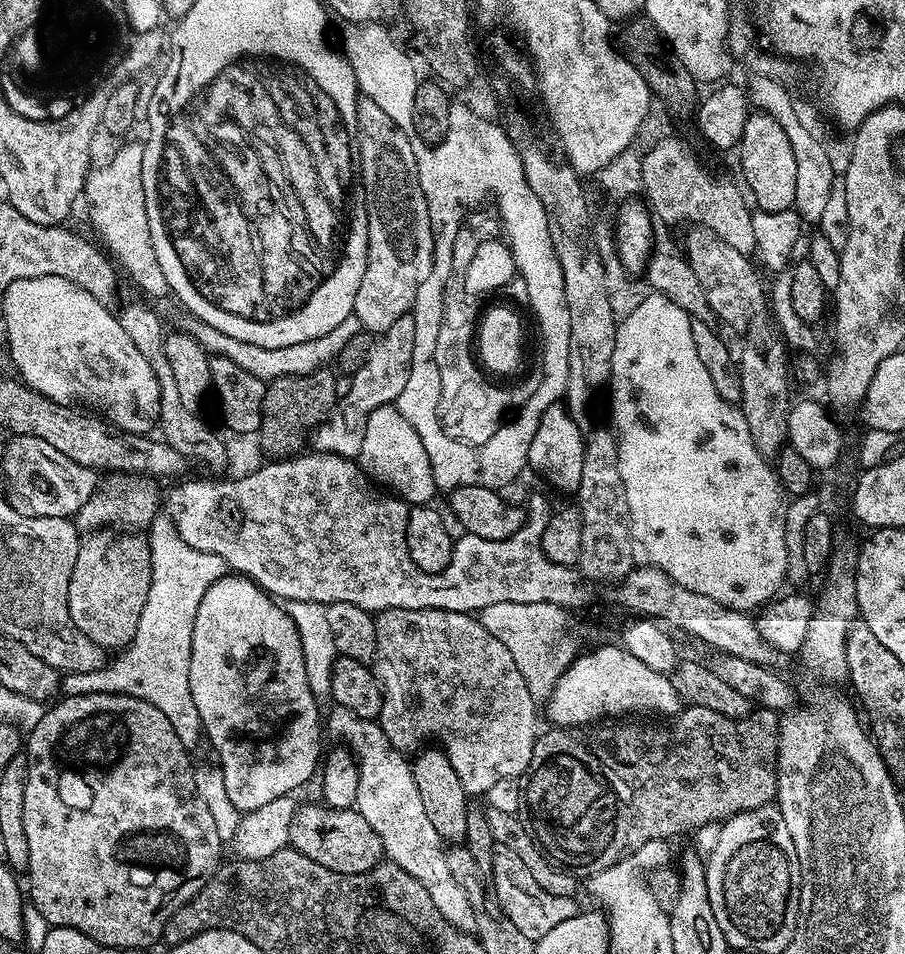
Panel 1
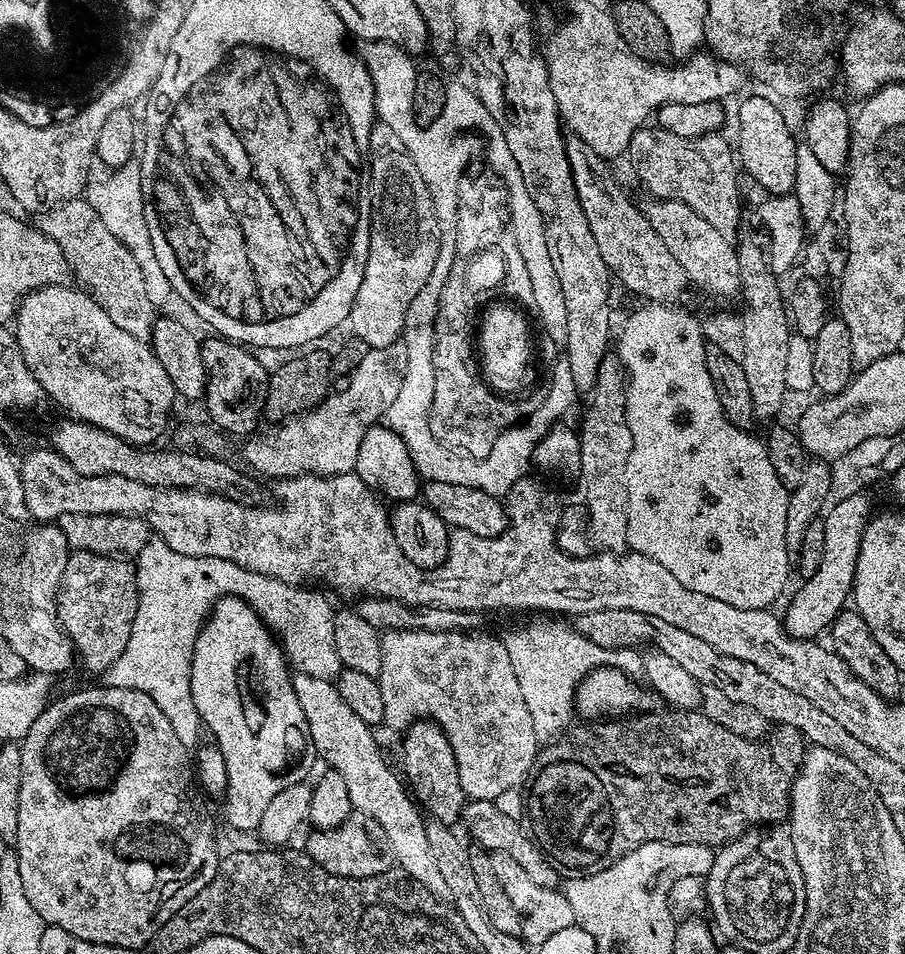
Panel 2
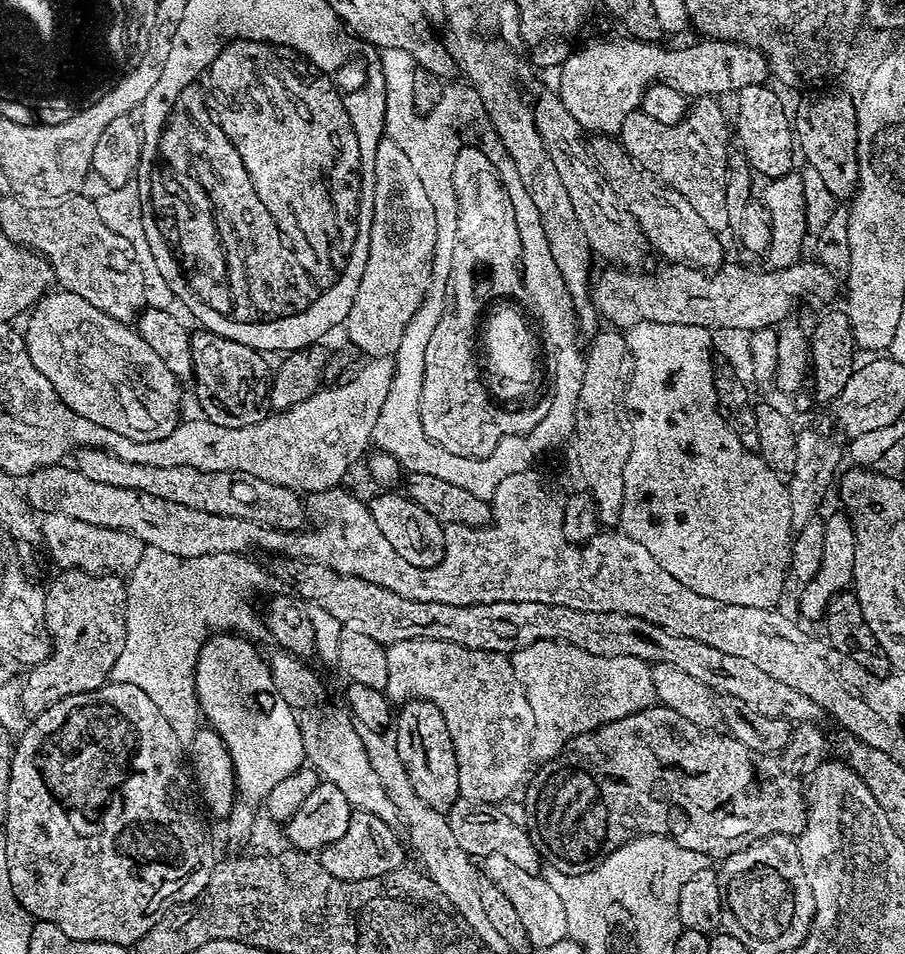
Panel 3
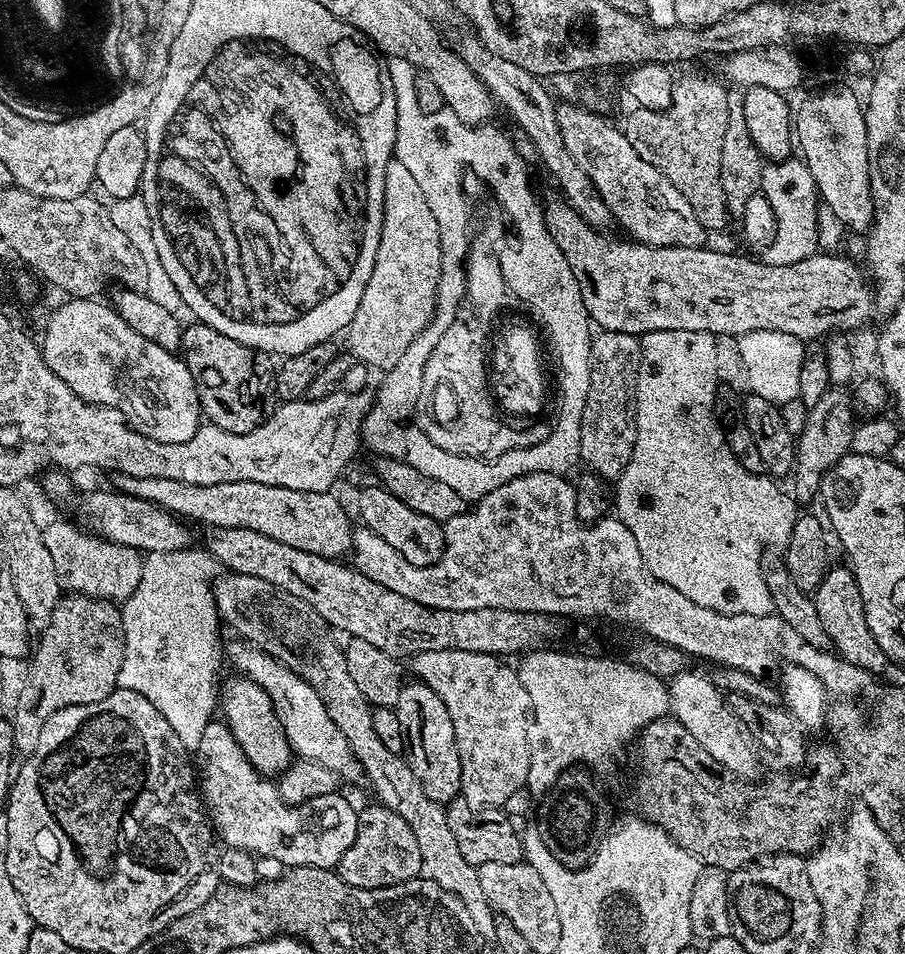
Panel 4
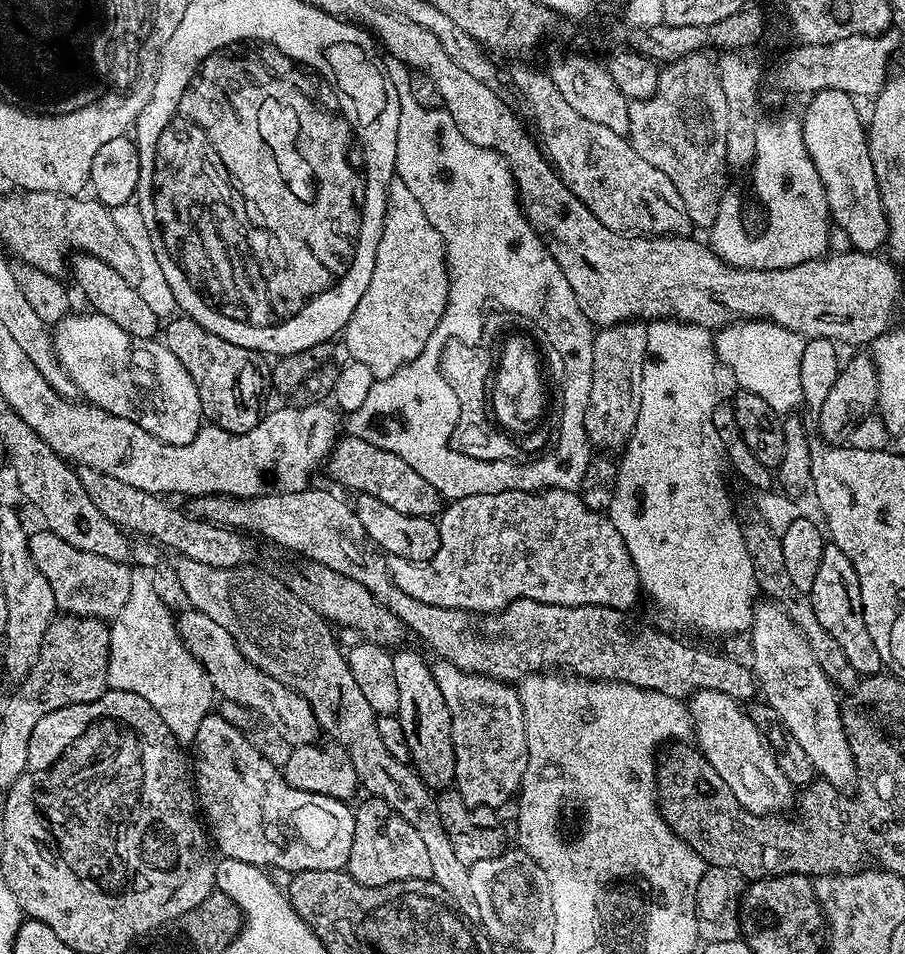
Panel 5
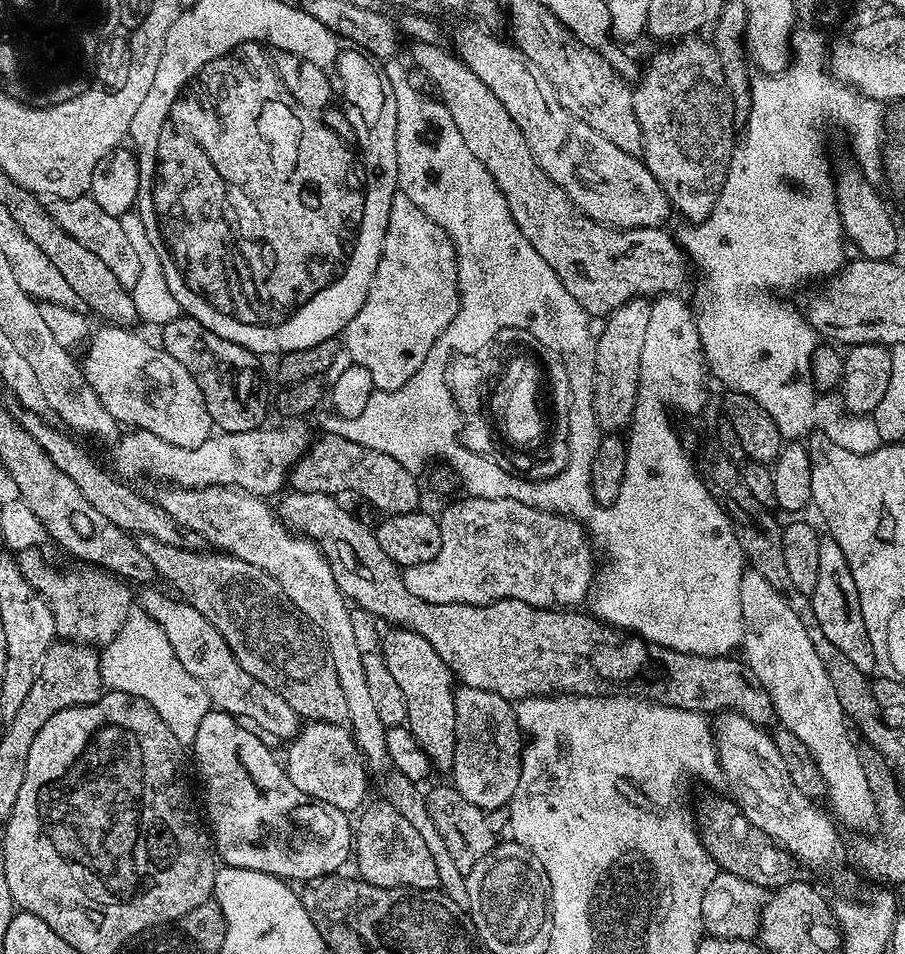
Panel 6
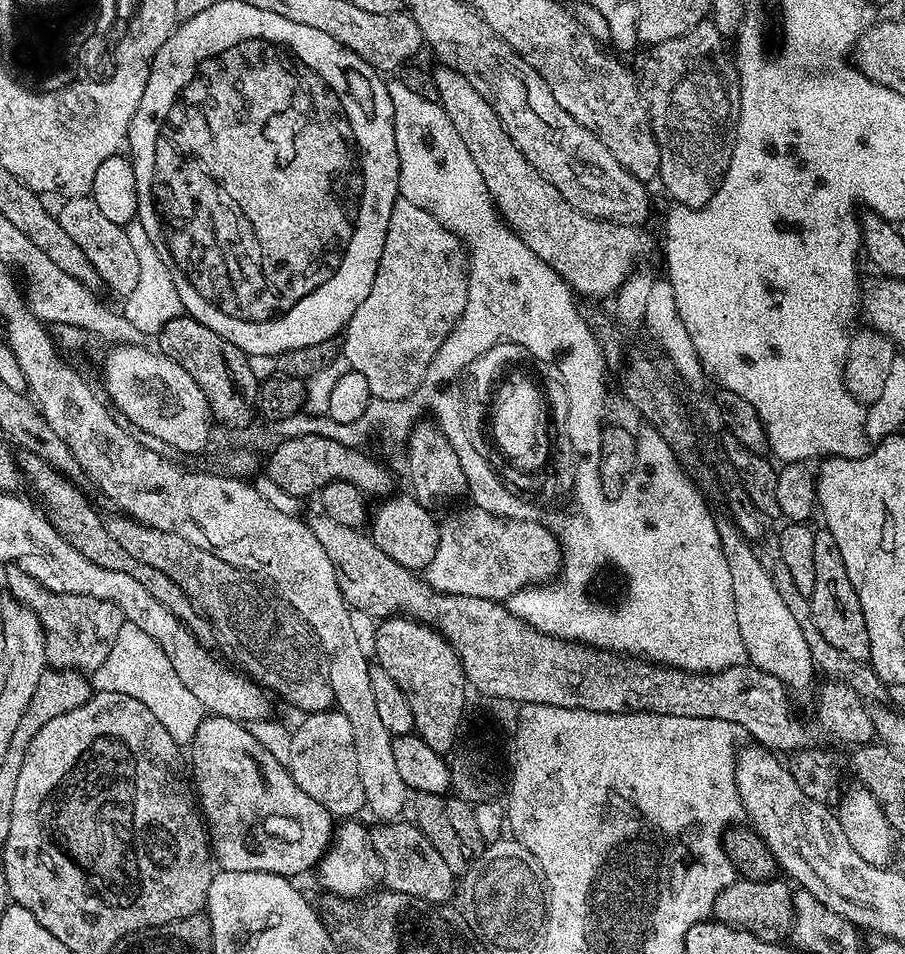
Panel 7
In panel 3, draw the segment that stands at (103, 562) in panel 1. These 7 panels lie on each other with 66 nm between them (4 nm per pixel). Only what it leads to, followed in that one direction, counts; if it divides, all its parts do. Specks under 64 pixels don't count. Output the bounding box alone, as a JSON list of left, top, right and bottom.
[20,568,128,718]

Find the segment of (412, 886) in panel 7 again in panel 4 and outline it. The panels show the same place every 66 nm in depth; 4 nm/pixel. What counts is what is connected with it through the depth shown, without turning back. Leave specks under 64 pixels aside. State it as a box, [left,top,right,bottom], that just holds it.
[338,802,422,888]

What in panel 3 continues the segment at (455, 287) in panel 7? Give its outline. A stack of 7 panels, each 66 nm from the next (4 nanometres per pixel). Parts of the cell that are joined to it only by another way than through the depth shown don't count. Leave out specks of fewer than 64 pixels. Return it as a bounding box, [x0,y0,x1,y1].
[346,138,438,358]

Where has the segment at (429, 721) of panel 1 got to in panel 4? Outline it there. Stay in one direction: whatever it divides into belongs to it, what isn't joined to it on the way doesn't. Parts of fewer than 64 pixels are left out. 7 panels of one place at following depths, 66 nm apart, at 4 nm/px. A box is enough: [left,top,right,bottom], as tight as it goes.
[411,650,532,810]

